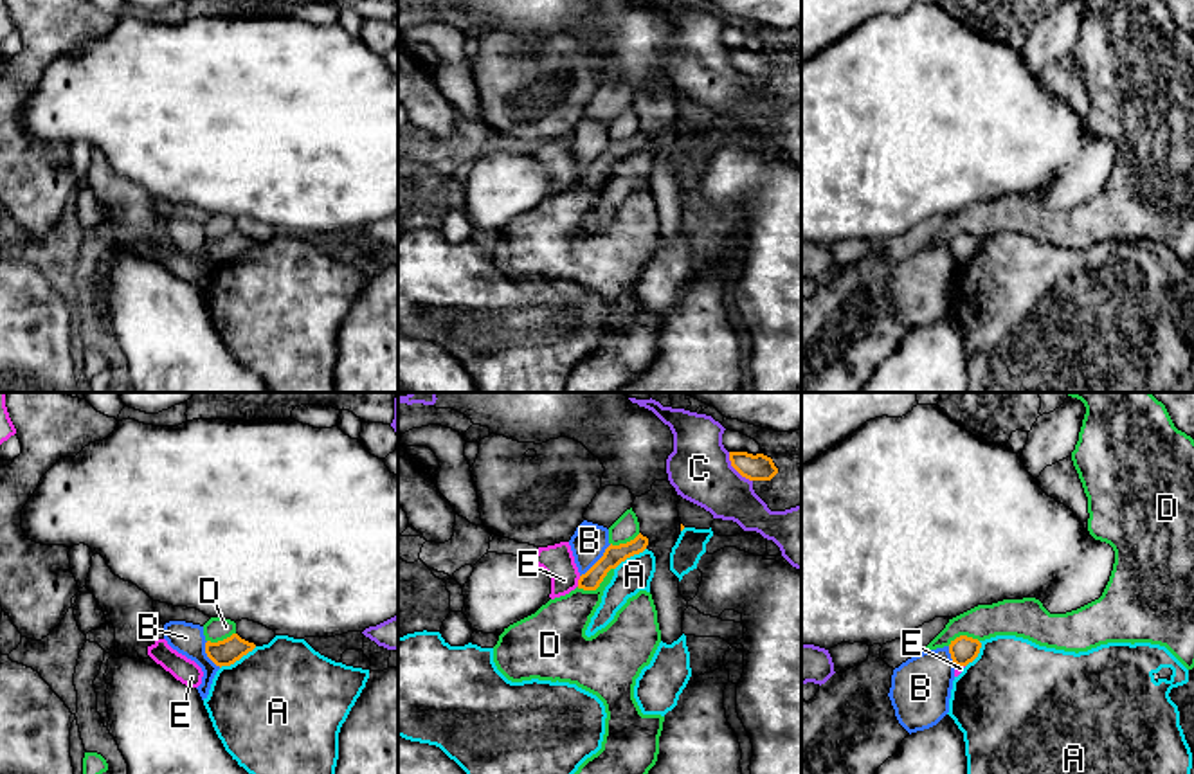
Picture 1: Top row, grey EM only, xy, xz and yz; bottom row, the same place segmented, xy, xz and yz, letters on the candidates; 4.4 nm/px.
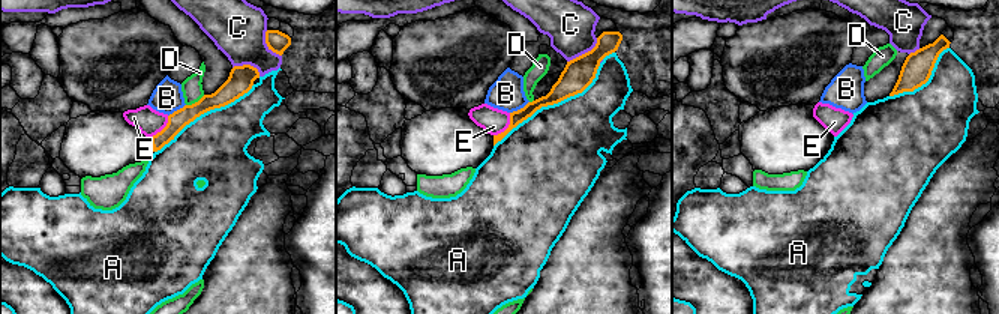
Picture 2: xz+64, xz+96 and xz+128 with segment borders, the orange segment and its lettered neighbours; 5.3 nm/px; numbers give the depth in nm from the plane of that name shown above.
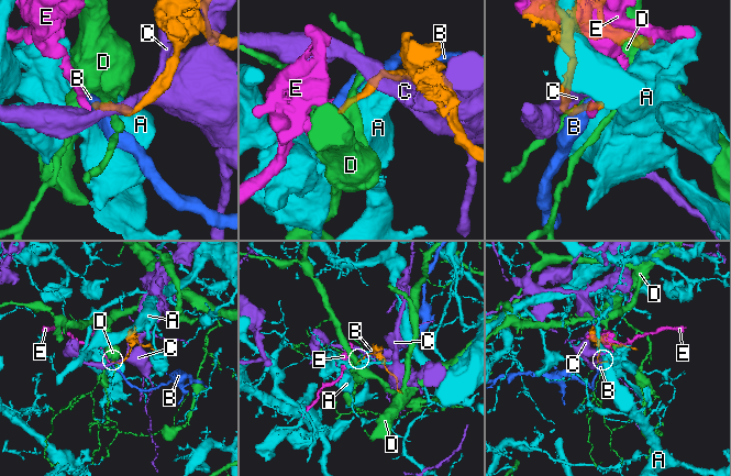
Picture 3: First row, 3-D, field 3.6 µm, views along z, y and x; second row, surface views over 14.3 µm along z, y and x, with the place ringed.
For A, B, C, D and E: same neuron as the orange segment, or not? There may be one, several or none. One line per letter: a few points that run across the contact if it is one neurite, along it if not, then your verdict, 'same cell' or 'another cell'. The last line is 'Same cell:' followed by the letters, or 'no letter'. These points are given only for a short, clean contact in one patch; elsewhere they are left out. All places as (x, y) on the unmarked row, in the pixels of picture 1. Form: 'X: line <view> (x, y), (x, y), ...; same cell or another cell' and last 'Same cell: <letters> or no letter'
A: another cell
B: line xz (611, 141), (580, 173); another cell
C: another cell
D: line xz (613, 164), (595, 186), (577, 184); another cell
E: line xz (580, 173), (577, 182); another cell
Same cell: no letter

